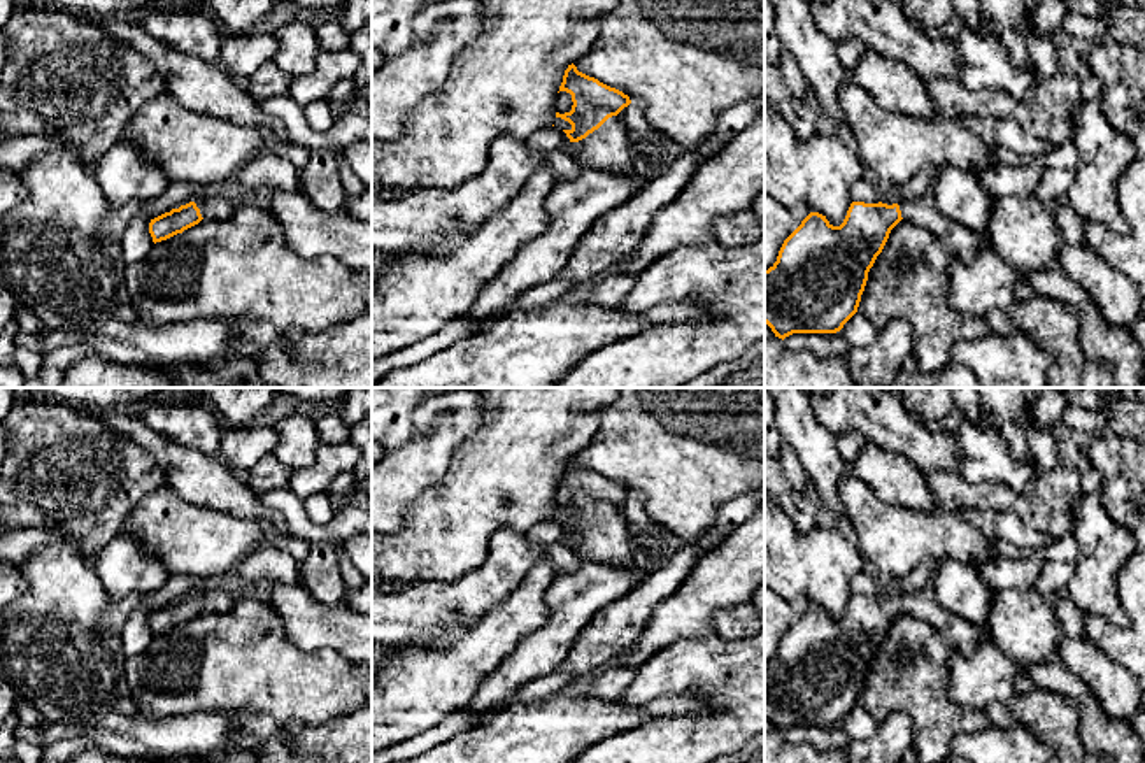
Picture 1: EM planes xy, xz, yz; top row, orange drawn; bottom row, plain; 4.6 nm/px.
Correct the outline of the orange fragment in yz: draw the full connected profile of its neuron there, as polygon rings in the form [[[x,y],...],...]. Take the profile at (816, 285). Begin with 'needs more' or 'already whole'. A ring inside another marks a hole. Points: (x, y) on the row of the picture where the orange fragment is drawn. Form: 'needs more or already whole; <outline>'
needs more; [[[931,191],[898,203],[852,202],[843,223],[833,226],[826,216],[810,212],[801,225],[784,240],[777,261],[765,270],[765,323],[775,337],[793,333],[836,333],[857,312],[868,272],[882,253],[891,230],[901,221],[910,221],[935,233],[952,261],[970,261],[989,242],[985,233],[973,232],[957,221],[947,219]]]

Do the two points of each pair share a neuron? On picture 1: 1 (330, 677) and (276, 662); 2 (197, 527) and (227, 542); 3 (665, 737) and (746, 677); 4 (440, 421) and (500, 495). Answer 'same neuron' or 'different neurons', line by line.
1: same neuron
2: same neuron
3: same neuron
4: different neurons

